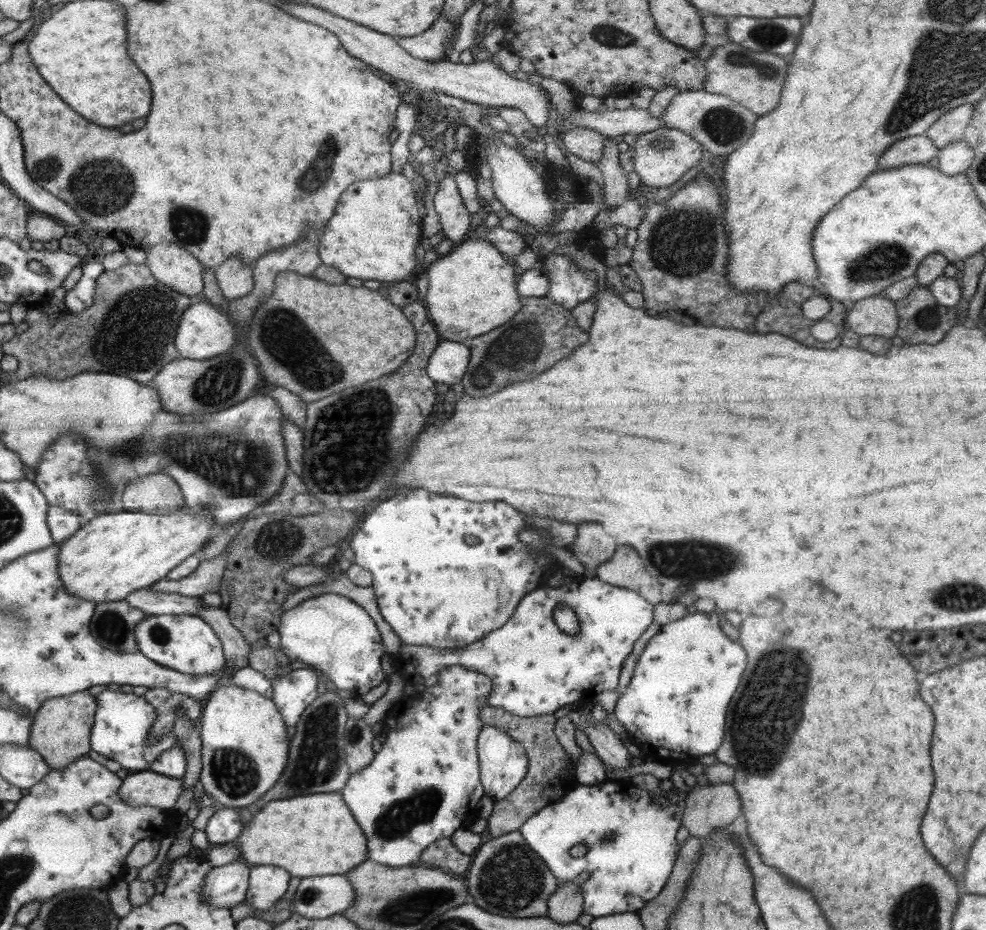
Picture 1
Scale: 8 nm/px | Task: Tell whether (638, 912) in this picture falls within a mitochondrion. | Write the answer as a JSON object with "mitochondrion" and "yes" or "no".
{"mitochondrion":"no"}

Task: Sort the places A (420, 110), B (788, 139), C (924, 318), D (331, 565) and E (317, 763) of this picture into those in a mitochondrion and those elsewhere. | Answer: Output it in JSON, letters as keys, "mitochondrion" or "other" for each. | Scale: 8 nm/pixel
{"A":"other","B":"other","C":"mitochondrion","D":"other","E":"mitochondrion"}

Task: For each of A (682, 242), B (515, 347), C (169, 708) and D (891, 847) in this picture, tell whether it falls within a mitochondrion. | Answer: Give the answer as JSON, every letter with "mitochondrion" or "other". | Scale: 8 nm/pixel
{"A":"mitochondrion","B":"mitochondrion","C":"other","D":"other"}

